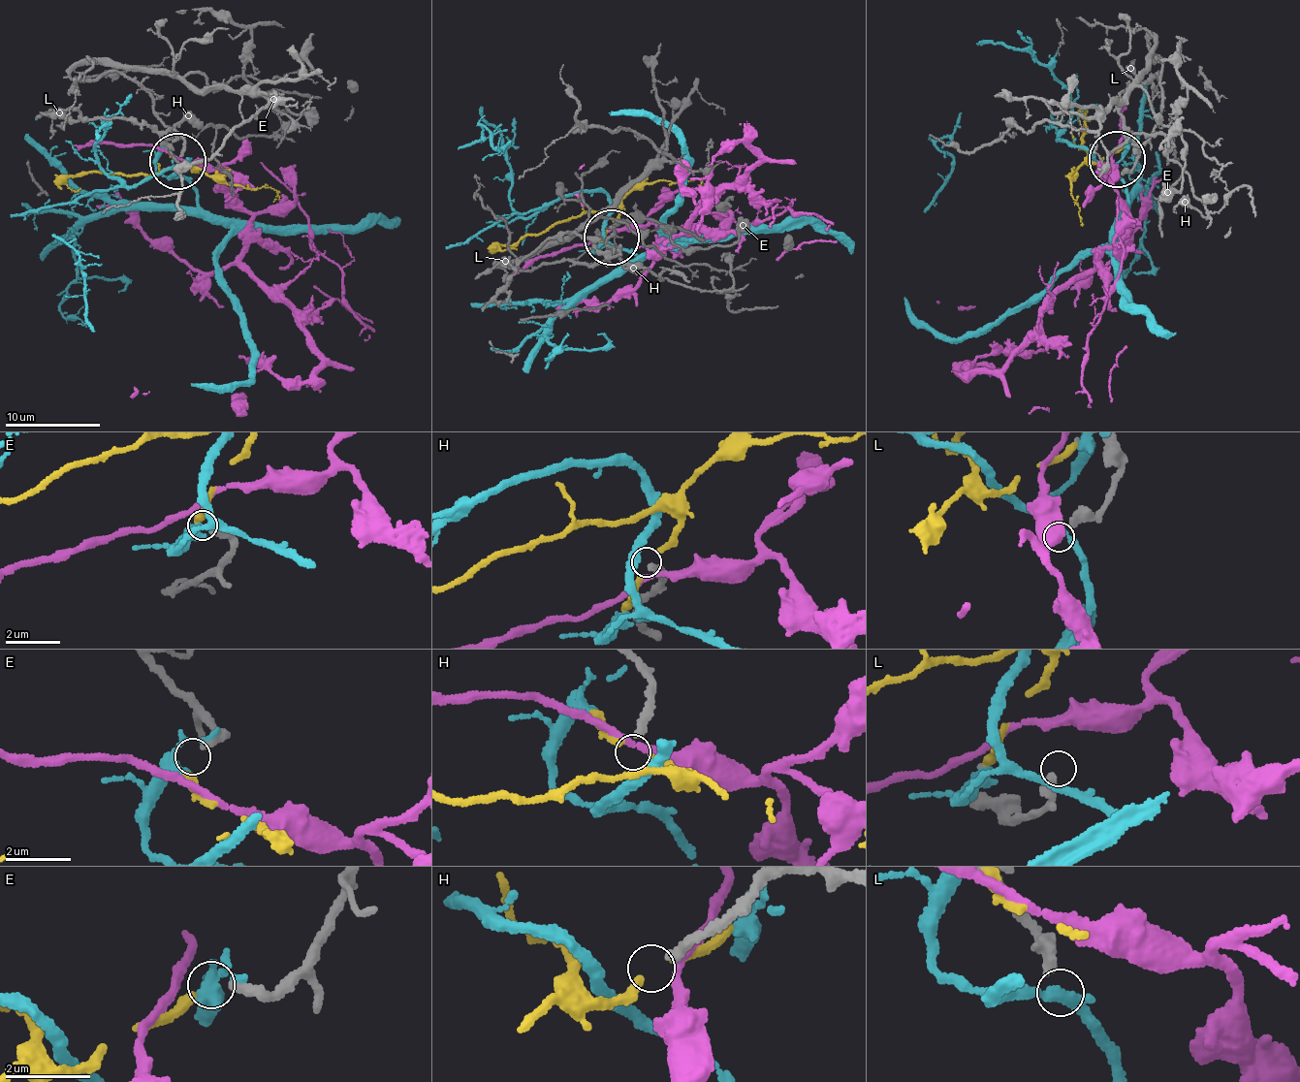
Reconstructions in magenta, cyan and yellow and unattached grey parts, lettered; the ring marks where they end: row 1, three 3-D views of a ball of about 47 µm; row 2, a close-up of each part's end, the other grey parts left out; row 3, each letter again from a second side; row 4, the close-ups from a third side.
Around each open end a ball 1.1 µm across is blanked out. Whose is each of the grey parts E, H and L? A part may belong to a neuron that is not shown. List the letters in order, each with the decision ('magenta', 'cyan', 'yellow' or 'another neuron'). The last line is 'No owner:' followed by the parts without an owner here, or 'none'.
E: yellow
H: another neuron
L: another neuron
No owner: H, L

